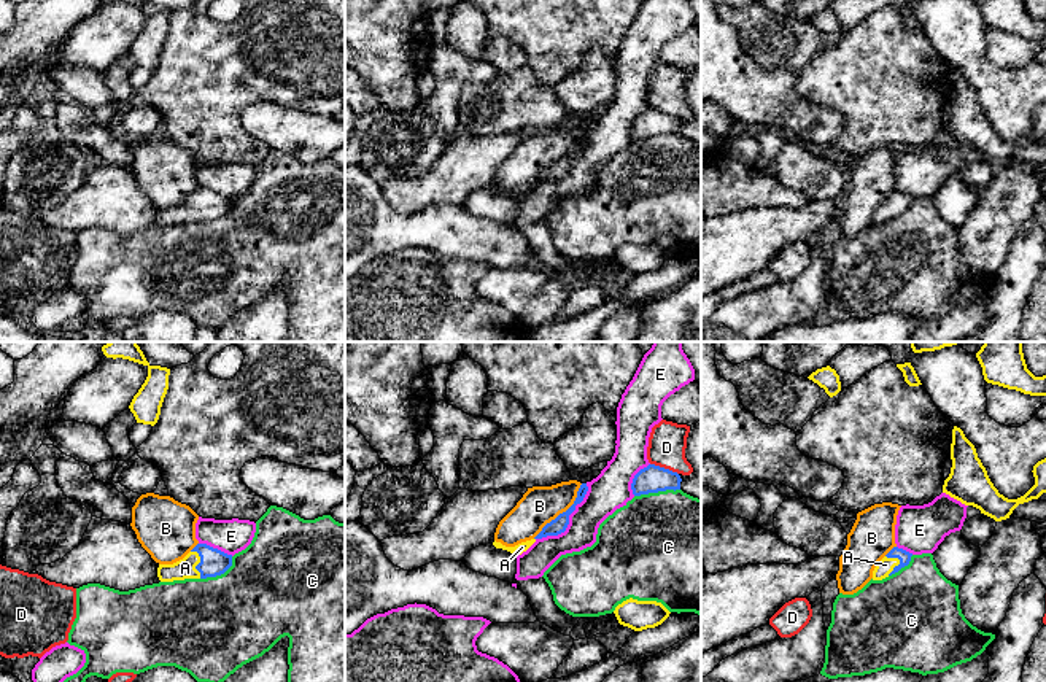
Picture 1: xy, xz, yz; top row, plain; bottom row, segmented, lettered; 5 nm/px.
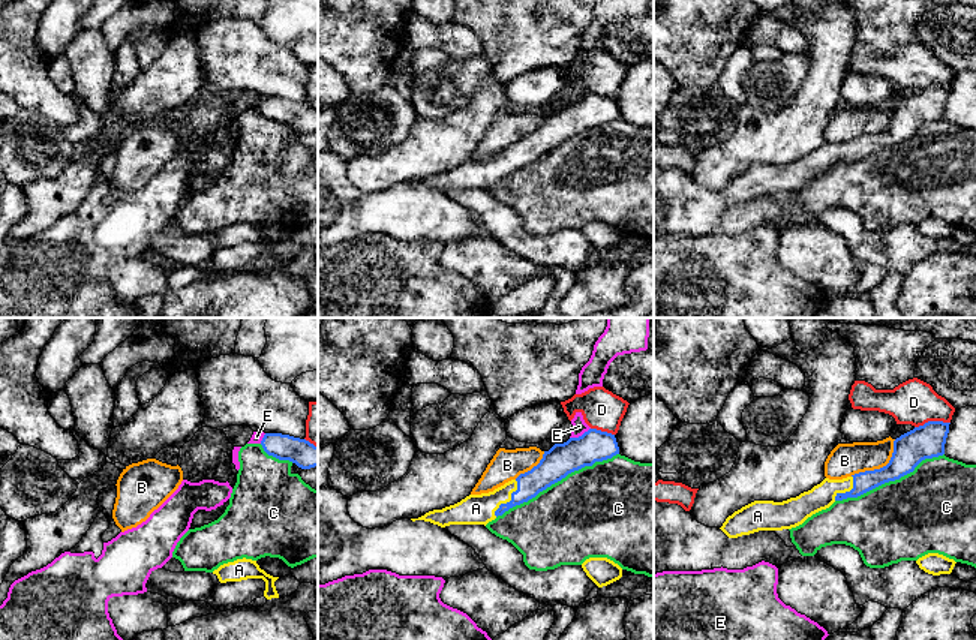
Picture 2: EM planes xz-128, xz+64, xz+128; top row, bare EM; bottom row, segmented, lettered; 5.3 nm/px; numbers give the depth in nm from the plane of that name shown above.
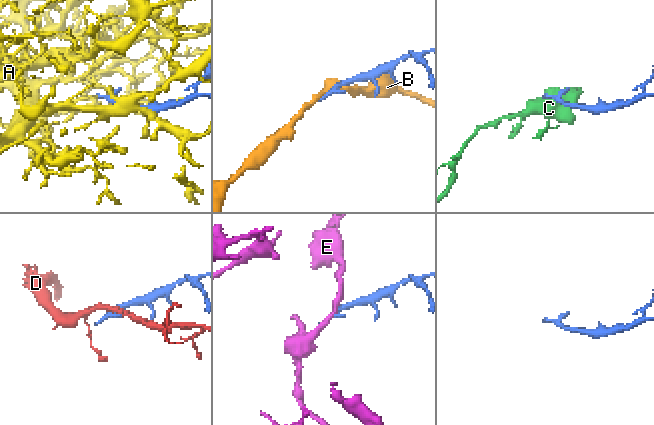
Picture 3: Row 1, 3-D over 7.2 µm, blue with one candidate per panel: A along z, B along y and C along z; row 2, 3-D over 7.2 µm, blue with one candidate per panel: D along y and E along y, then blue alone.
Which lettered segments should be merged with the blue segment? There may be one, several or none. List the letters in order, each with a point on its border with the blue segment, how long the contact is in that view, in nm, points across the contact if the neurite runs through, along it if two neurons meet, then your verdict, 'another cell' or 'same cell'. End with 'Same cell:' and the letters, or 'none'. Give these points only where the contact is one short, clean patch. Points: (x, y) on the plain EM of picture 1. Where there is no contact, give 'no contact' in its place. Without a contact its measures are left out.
A: meets blue in xy at (199, 207); contact 150 nm long; runs through xy (213, 205), (199, 207), (185, 212); same cell
B: meets blue in xz at (563, 156); contact 380 nm long; another cell
C: meets blue in xz at (657, 135); contact 240 nm long; another cell
D: meets blue in xz at (663, 112); contact 160 nm long; another cell
E: meets blue in xz at (568, 166); contact 380 nm long; another cell
Same cell: A

